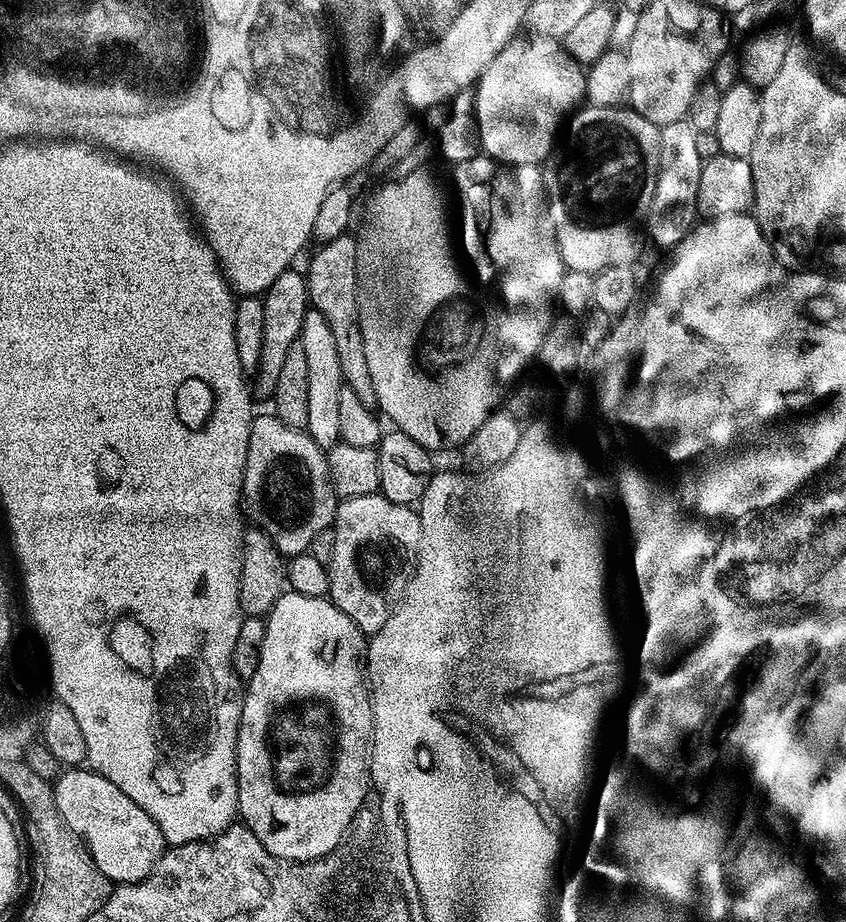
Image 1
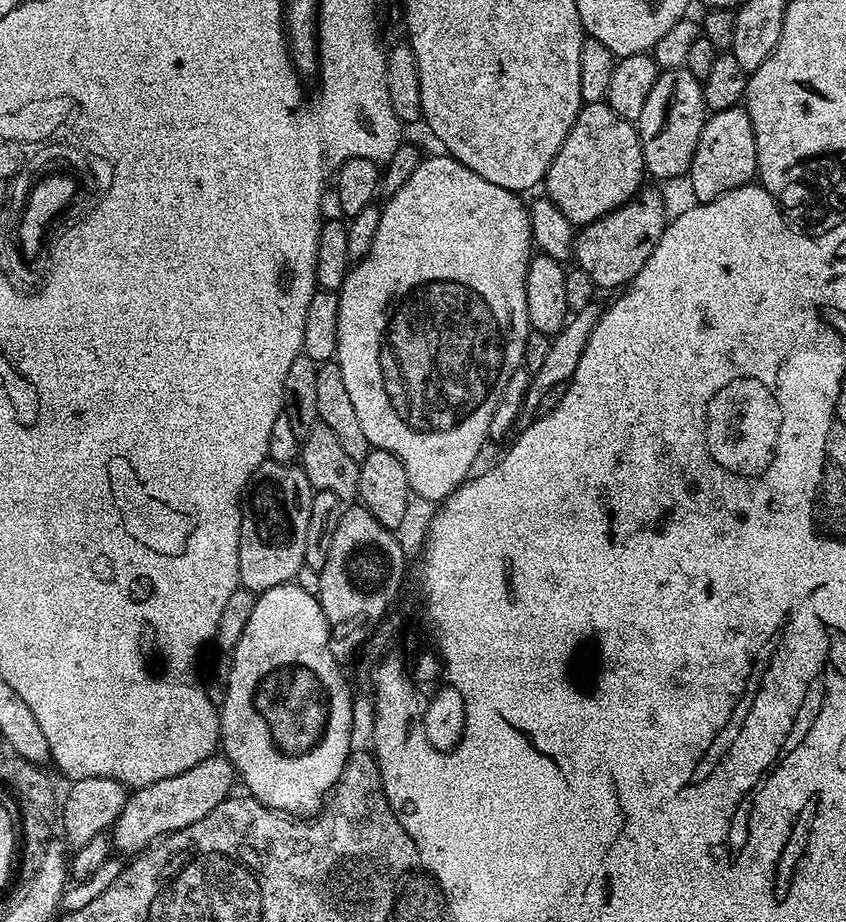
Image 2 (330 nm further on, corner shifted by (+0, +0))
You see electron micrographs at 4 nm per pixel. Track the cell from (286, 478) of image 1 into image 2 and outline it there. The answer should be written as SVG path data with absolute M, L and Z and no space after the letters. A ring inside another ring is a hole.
M266 459L260 463L252 475L242 501L240 514L240 587L249 588L254 593L265 592L274 586L295 581L296 571L304 567L306 554L306 530L310 527L310 510L314 490L299 463L283 464Z

